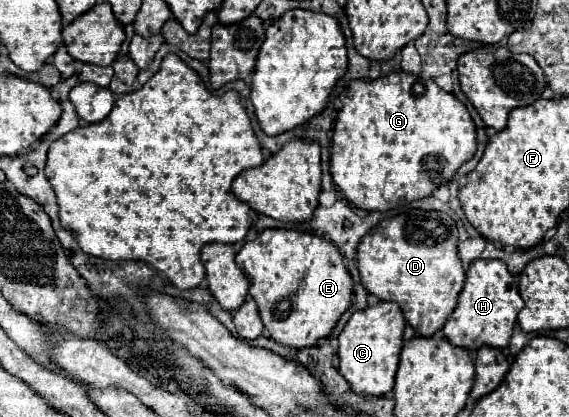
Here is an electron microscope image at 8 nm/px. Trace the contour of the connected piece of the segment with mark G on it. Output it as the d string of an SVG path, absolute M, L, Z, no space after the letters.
M396 71L378 79L352 79L338 99L342 107L332 131L330 173L340 193L360 209L388 211L406 197L416 201L432 195L476 151L476 129L466 105L442 91L430 77Z

